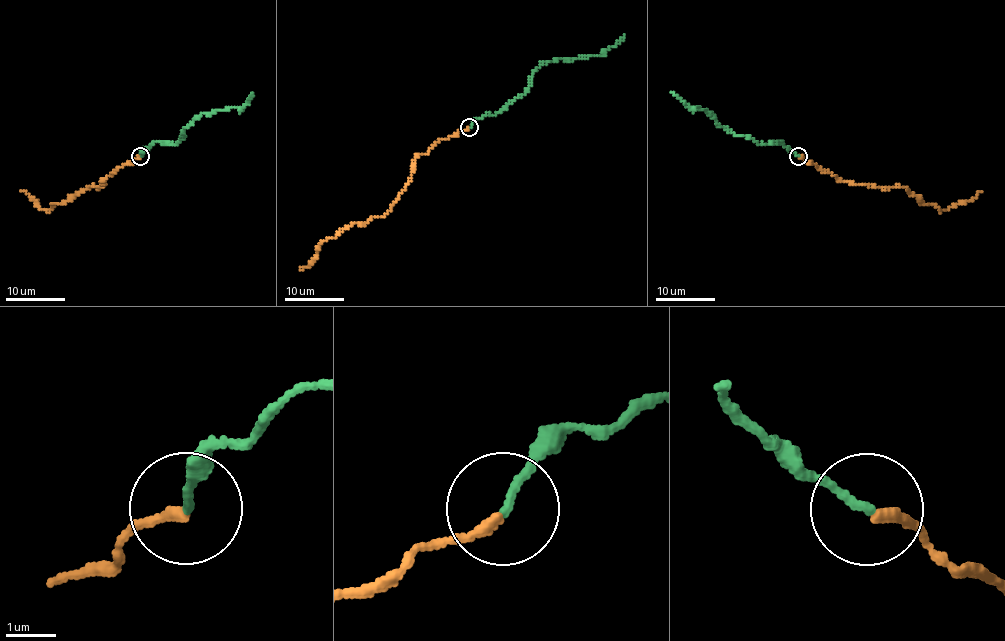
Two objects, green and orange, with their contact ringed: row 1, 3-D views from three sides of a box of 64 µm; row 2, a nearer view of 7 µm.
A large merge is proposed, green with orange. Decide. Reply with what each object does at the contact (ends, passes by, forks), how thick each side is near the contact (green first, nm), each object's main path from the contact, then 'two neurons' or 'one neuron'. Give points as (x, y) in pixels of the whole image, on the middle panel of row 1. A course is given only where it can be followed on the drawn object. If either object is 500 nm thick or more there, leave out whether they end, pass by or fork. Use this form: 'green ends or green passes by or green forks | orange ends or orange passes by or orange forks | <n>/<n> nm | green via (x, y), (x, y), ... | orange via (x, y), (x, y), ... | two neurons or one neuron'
green ends | orange ends | 160/200 nm | green via (469, 126), (478, 117), (501, 111), (519, 97), (529, 86), (531, 73), (540, 64), (602, 55), (623, 35) | orange via (469, 128), (441, 140), (414, 159), (409, 183), (385, 215), (343, 228), (323, 241), (318, 255), (301, 269) | two neurons

